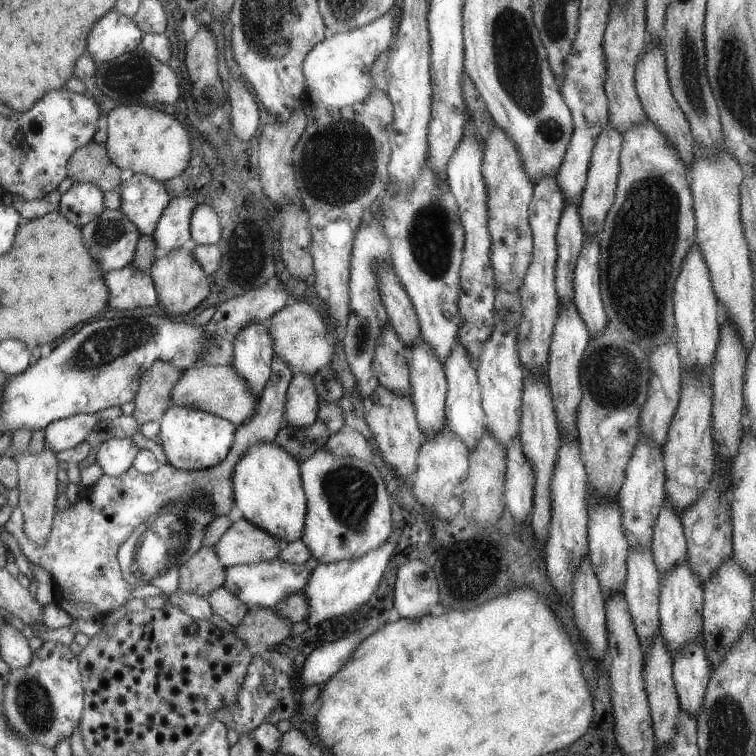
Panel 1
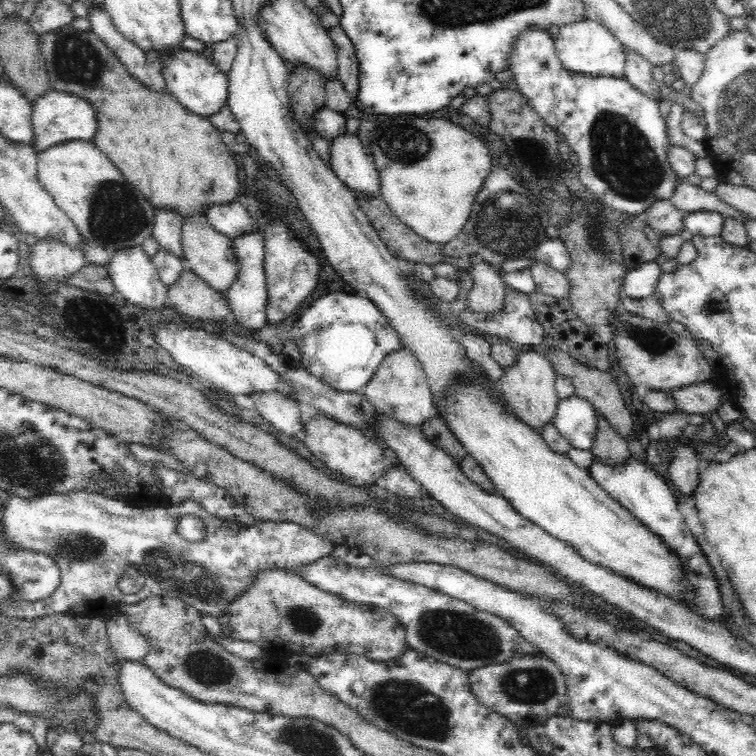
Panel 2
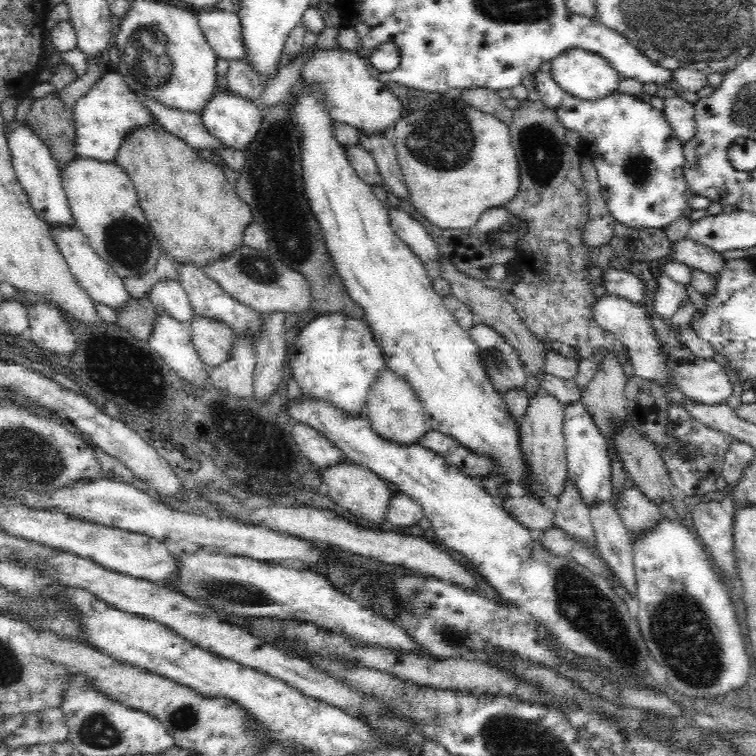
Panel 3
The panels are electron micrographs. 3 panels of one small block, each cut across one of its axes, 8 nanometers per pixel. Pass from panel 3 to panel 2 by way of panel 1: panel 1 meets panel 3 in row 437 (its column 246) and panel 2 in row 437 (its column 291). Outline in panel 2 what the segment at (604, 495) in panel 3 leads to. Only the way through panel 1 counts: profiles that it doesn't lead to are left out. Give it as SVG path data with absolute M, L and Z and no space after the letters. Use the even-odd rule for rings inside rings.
M570 396L558 402L556 414L552 418L560 436L576 450L592 452L596 436L596 408L578 396Z

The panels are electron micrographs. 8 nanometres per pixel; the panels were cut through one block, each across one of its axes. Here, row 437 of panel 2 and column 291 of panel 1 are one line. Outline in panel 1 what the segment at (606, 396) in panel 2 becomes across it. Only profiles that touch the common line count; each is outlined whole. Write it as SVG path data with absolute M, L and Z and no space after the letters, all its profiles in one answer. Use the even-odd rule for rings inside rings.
M255 606L255 608L249 608L243 624L235 628L235 636L245 640L247 648L253 646L255 642L267 648L287 640L291 636L293 624L295 622L291 622L287 616L279 616L275 608Z

